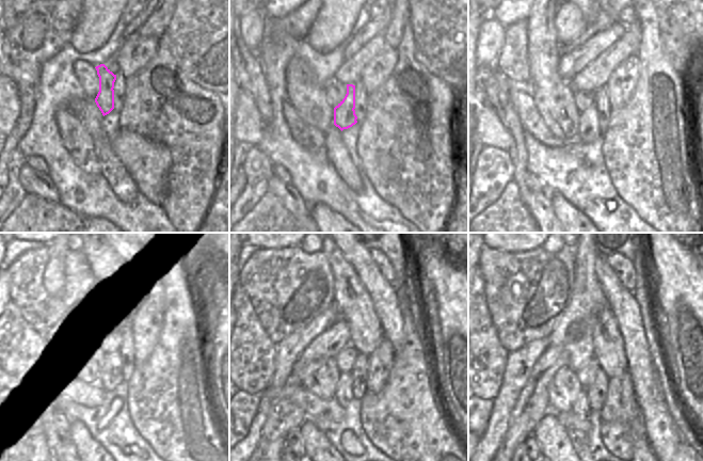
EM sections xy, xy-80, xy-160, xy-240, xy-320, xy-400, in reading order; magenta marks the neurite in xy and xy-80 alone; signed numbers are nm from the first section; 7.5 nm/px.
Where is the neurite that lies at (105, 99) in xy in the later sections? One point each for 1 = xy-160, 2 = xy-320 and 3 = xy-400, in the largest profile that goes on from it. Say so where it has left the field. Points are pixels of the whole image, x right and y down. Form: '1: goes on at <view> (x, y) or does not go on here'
1: goes on at xy-160 (589, 129)
2: goes on at xy-320 (344, 394)
3: goes on at xy-400 (580, 408)

